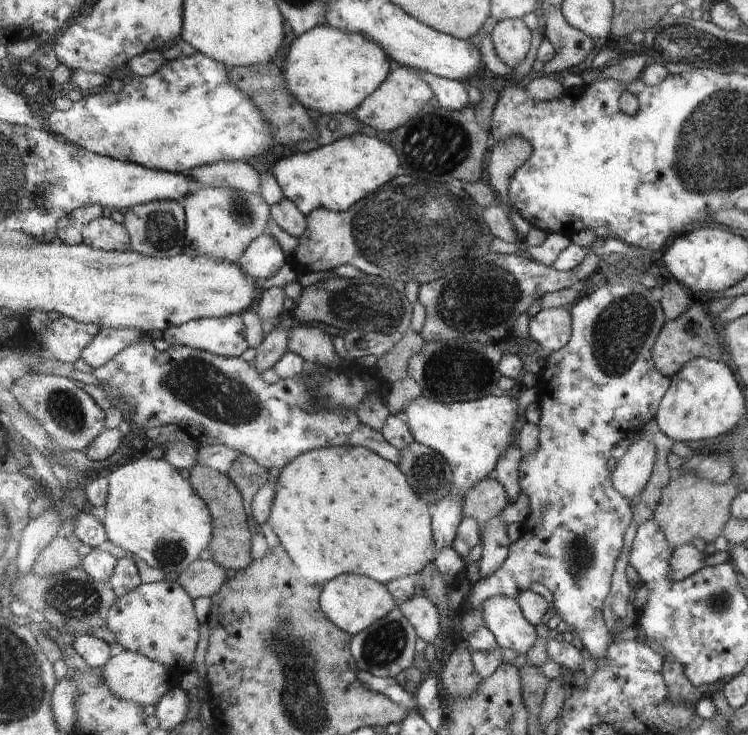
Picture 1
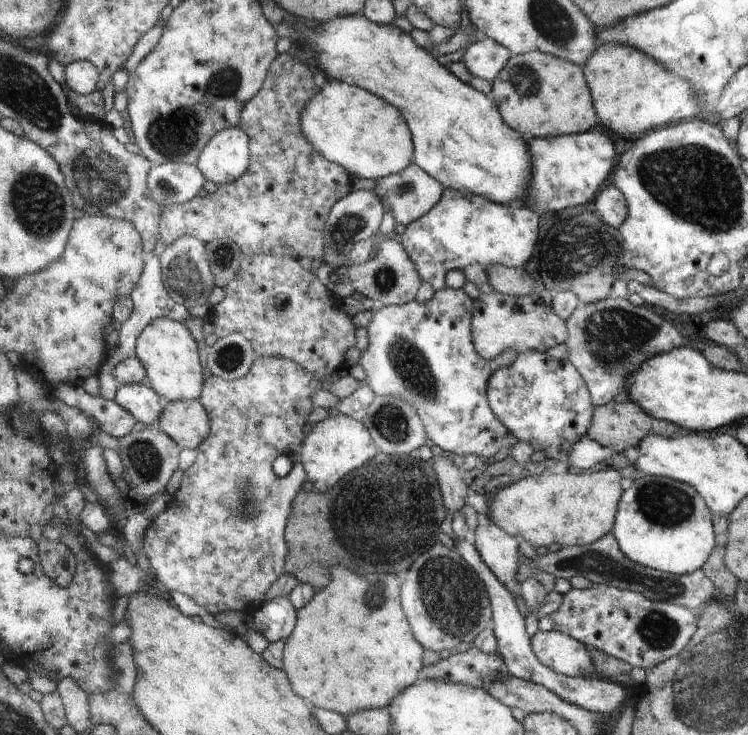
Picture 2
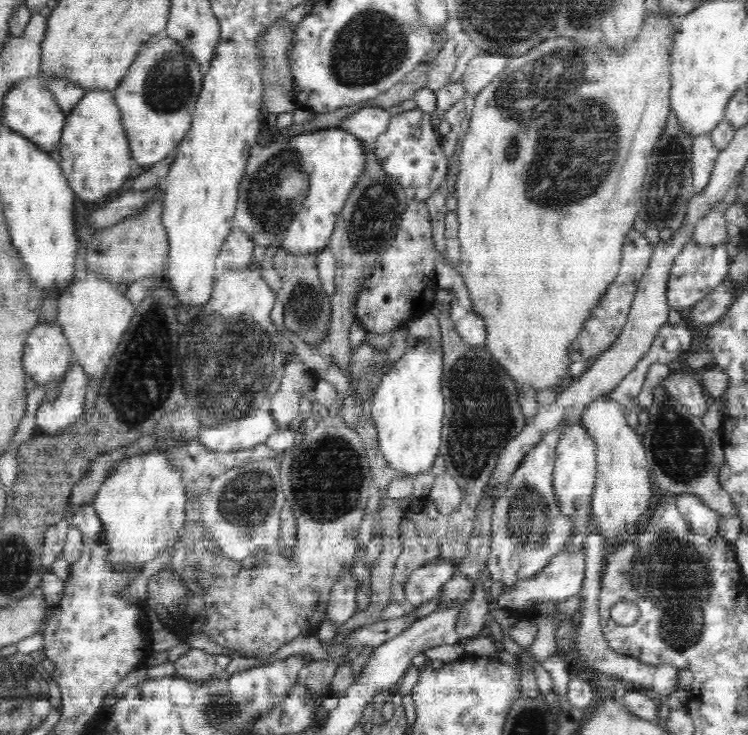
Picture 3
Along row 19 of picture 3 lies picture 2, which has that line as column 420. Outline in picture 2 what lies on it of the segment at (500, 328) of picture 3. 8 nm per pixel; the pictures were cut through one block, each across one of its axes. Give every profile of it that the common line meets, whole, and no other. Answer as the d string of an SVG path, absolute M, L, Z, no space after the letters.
M335 568L331 588L319 592L309 606L299 610L299 624L287 638L285 672L291 676L291 686L299 696L311 700L319 708L355 716L357 712L389 708L397 696L419 682L423 672L423 646L409 634L405 616L399 608L397 588L399 582L395 582L395 576L357 576L347 568Z

